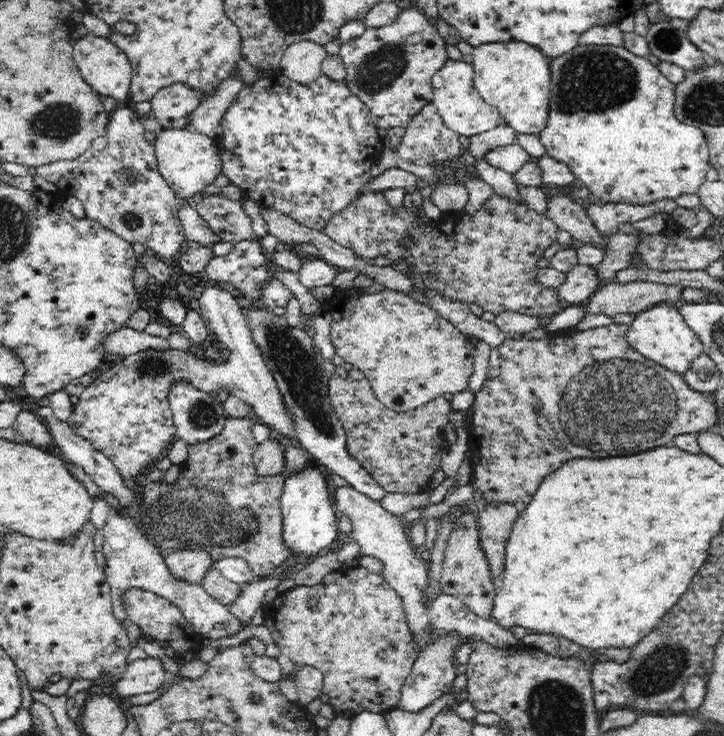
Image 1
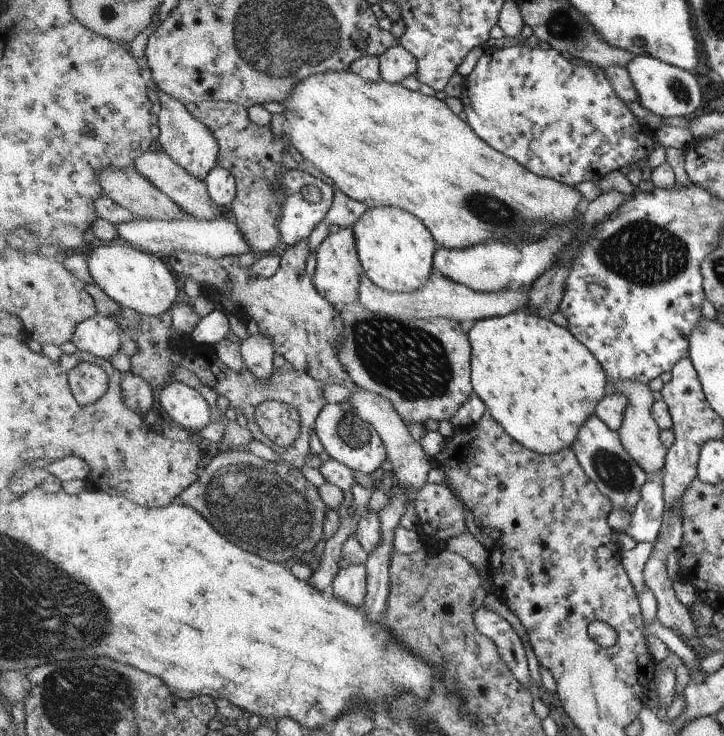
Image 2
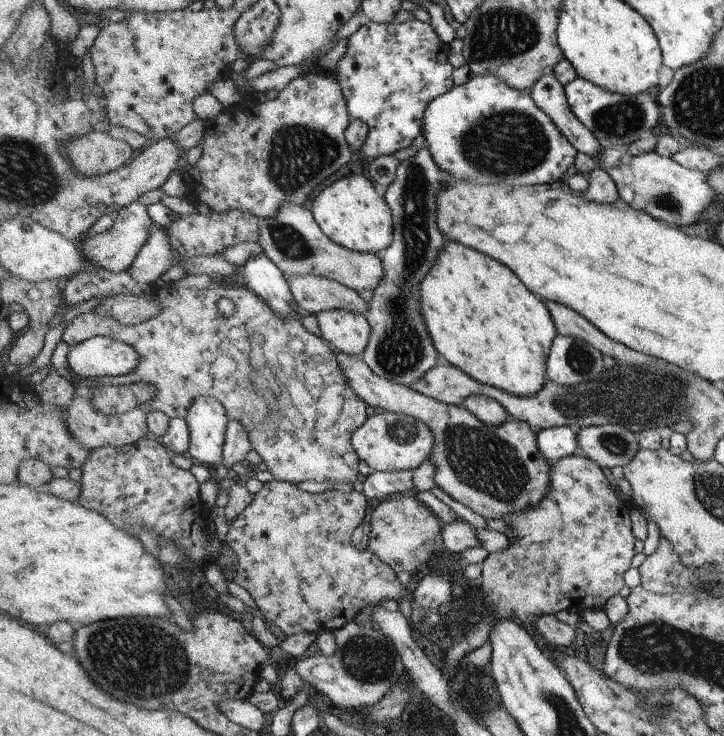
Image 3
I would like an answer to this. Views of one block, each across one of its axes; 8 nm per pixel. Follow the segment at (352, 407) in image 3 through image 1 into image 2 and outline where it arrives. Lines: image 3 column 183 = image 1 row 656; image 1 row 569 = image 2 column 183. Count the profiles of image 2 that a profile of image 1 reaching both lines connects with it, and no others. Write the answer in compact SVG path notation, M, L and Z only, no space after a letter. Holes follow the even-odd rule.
M122 308L118 314L118 322L123 326L126 339L134 340L138 344L138 352L132 356L131 371L136 376L142 376L147 379L151 385L156 388L166 388L174 382L180 382L176 378L176 370L188 368L200 376L200 380L217 392L218 396L224 396L230 401L229 406L242 412L248 420L248 424L254 422L254 410L263 404L264 401L278 401L288 404L300 414L300 436L296 442L288 447L288 450L280 448L280 460L288 462L302 470L304 459L311 452L310 449L310 431L315 429L319 414L326 408L328 401L323 395L323 390L328 384L320 382L319 379L312 378L311 375L298 370L294 370L288 364L282 368L273 368L270 378L264 382L252 370L244 366L242 372L230 370L227 364L216 354L214 345L196 344L193 339L178 341L174 336L174 318L173 313L168 311L162 316L148 316L132 308Z

